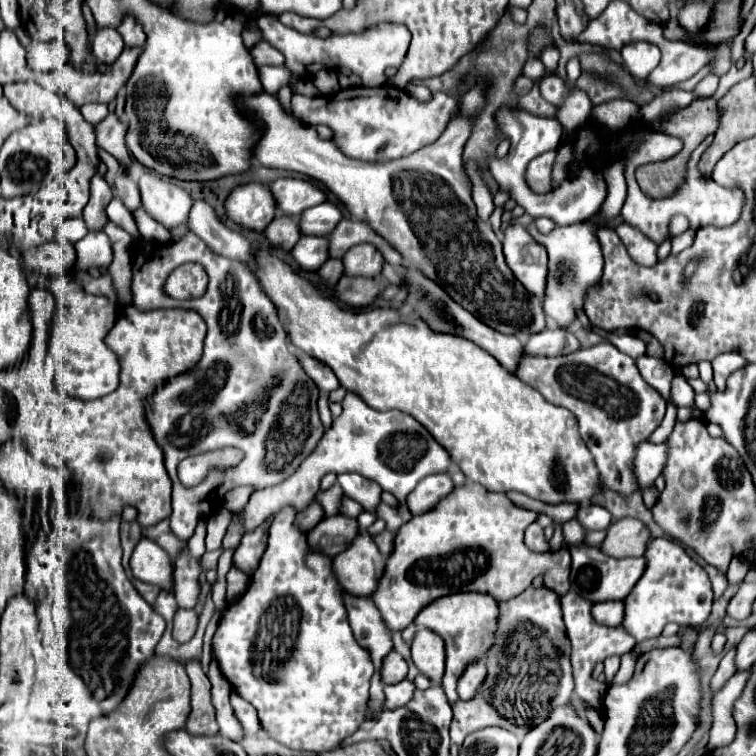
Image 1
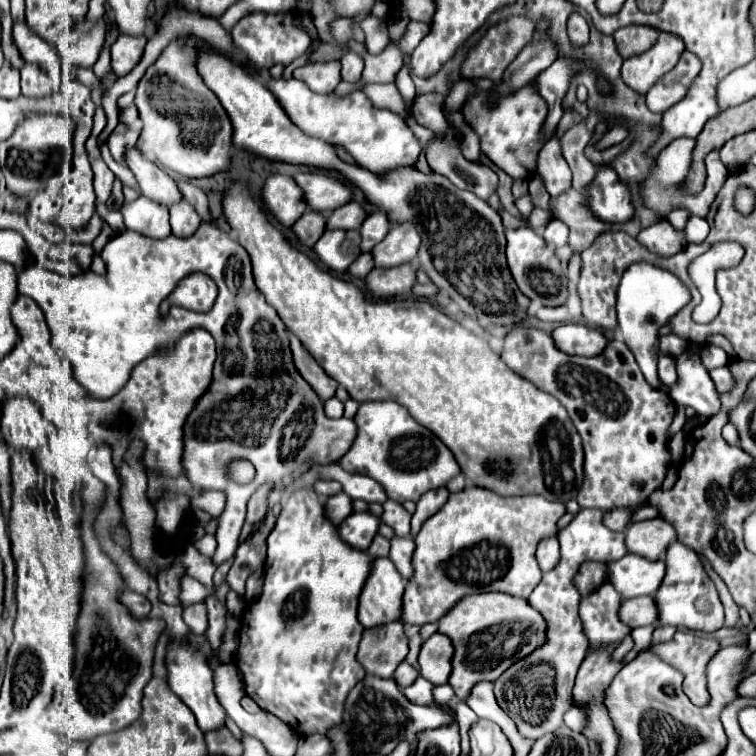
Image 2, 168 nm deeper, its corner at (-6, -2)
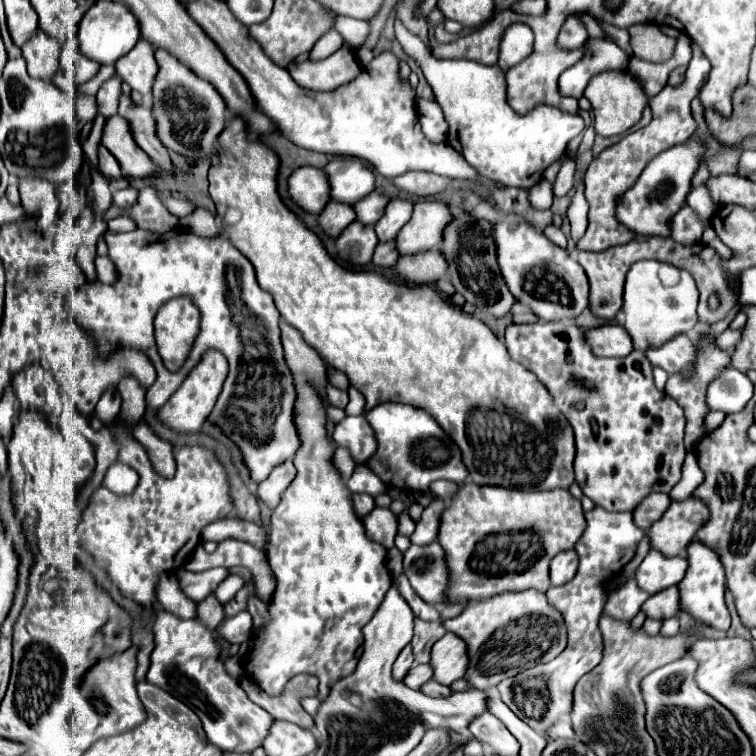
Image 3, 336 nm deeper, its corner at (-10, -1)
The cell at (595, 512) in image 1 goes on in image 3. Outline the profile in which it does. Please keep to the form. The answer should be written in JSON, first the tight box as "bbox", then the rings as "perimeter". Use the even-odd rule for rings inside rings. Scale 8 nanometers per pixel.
{"bbox":[632,492,670,530],"perimeter":[[[652,492],[648,494],[634,510],[632,510],[632,518],[634,518],[634,524],[642,530],[648,530],[652,522],[656,522],[664,512],[666,508],[670,506],[670,498],[668,494],[664,492]]]}

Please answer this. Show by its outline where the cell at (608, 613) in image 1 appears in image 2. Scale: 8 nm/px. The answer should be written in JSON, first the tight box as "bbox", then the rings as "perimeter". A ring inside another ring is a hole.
{"bbox":[620,597,658,629],"perimeter":[[[634,597],[624,601],[620,607],[620,619],[632,629],[642,625],[656,625],[658,613],[654,597]]]}

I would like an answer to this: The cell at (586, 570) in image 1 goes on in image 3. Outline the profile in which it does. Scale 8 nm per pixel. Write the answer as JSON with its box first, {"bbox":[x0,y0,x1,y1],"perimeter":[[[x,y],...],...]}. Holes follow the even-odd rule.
{"bbox":[634,550,688,594],"perimeter":[[[650,550],[648,556],[642,560],[638,570],[634,572],[634,580],[640,590],[648,594],[656,594],[664,588],[670,588],[684,578],[684,570],[688,568],[688,562],[684,556],[672,556],[666,558],[656,550]]]}

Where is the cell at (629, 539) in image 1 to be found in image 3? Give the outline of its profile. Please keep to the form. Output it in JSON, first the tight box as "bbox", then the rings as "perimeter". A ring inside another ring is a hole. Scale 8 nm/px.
{"bbox":[646,496,708,556],"perimeter":[[[692,496],[682,502],[672,502],[662,518],[646,532],[650,548],[662,552],[664,556],[678,556],[684,552],[686,544],[692,542],[696,530],[706,522],[706,518],[708,508]]]}

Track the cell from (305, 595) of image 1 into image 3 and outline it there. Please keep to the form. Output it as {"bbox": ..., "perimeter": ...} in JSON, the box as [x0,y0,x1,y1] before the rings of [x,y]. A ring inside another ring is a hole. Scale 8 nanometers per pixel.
{"bbox":[240,380,392,716],"perimeter":[[[296,380],[298,400],[296,400],[296,416],[300,428],[302,446],[294,456],[294,466],[298,470],[294,482],[282,494],[278,508],[272,512],[272,530],[270,530],[270,546],[268,546],[268,562],[276,576],[276,592],[268,604],[270,620],[252,634],[254,646],[252,650],[240,658],[244,672],[252,678],[266,694],[280,696],[284,692],[286,682],[296,674],[312,674],[320,680],[318,694],[302,698],[302,708],[316,716],[320,704],[328,698],[332,684],[336,680],[350,676],[356,670],[358,658],[356,650],[364,642],[362,628],[372,618],[372,612],[380,606],[384,592],[392,584],[392,576],[386,568],[386,548],[368,540],[362,528],[362,520],[354,514],[350,504],[350,490],[340,478],[340,472],[332,466],[332,446],[326,434],[326,416],[324,404],[320,404],[320,396],[310,390],[304,380]]]}

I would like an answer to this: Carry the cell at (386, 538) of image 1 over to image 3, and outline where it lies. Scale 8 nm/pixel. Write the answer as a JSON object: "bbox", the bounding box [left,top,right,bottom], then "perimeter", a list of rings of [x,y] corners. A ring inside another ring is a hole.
{"bbox":[404,542,446,602],"perimeter":[[[438,542],[426,546],[410,544],[410,548],[404,552],[404,574],[424,602],[444,602],[446,568],[444,550],[440,550]]]}

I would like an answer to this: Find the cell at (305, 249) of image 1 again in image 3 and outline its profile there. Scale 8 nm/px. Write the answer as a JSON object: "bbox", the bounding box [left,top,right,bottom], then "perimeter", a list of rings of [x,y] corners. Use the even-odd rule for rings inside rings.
{"bbox":[336,222,378,266],"perimeter":[[[352,222],[336,240],[336,254],[348,266],[366,266],[372,258],[378,240],[374,226]]]}

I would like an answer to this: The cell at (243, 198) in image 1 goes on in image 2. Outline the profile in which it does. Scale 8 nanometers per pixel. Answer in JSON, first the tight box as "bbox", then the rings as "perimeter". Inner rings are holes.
{"bbox":[262,175,308,227],"perimeter":[[[272,175],[264,185],[262,197],[286,227],[294,225],[308,209],[308,205],[304,205],[304,193],[300,193],[300,187],[288,175]]]}

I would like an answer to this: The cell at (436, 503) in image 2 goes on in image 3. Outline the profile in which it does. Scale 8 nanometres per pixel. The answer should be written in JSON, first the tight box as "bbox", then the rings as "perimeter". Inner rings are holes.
{"bbox":[410,498,444,544],"perimeter":[[[434,498],[422,512],[420,520],[416,522],[416,530],[410,536],[412,544],[430,544],[436,540],[436,532],[438,532],[438,520],[440,514],[444,510],[444,500],[442,498]]]}

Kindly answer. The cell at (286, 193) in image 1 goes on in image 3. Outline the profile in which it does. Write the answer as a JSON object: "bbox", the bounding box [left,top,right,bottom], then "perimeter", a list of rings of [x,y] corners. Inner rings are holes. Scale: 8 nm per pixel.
{"bbox":[322,158,374,206],"perimeter":[[[334,158],[322,172],[330,186],[330,200],[352,206],[374,190],[372,170],[356,158]]]}

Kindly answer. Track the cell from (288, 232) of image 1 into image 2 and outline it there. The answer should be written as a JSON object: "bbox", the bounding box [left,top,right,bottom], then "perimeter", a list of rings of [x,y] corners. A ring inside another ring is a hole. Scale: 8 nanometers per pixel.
{"bbox":[294,209,326,247],"perimeter":[[[308,209],[296,223],[294,223],[294,233],[298,235],[298,239],[312,247],[324,233],[324,221],[326,221],[326,215],[322,213],[312,213],[312,209]]]}

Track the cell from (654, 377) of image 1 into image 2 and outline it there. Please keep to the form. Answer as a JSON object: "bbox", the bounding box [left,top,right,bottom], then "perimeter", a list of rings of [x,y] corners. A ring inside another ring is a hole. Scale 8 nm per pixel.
{"bbox":[618,261,692,387],"perimeter":[[[648,261],[644,263],[632,263],[628,271],[624,271],[624,277],[618,287],[618,331],[628,345],[628,349],[634,353],[636,363],[640,371],[644,373],[646,381],[652,387],[660,387],[660,379],[656,375],[656,363],[660,357],[660,327],[668,325],[670,319],[692,299],[690,289],[670,271],[656,267]]]}

